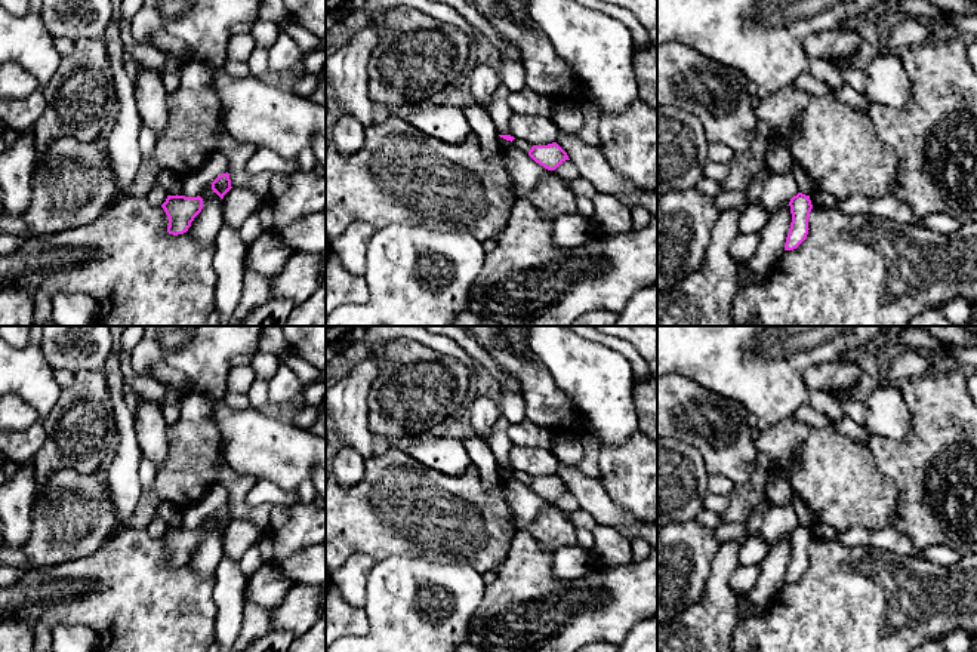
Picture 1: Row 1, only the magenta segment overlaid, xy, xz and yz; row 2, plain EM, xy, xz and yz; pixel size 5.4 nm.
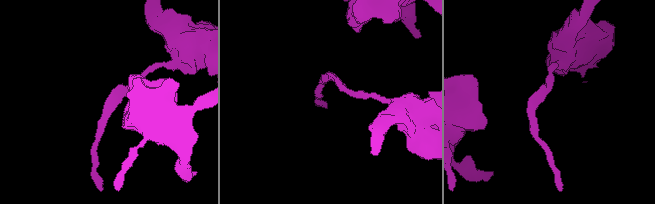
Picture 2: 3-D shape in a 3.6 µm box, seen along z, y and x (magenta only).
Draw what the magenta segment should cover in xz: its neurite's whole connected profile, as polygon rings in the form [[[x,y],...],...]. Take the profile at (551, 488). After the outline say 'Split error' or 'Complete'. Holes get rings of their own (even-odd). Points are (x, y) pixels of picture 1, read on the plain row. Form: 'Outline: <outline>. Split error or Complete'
Outline: [[[557,474],[533,477],[528,488],[548,502],[555,502],[563,493],[570,492],[567,485]]]. Complete

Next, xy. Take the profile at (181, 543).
Outline: [[[167,528],[161,539],[169,550],[167,565],[178,568],[187,565],[194,550],[201,544],[203,530],[200,528]]]. Complete

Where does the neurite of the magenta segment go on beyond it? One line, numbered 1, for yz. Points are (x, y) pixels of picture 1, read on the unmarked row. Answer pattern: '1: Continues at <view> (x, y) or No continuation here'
1: No continuation here

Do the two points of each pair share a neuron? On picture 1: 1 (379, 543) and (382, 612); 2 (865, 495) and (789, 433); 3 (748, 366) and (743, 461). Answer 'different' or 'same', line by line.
1: different
2: same
3: different

